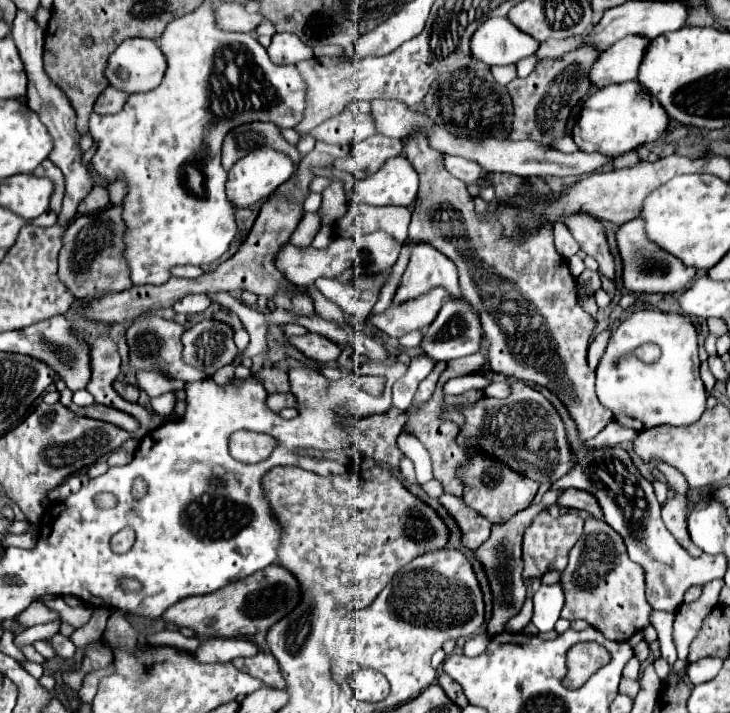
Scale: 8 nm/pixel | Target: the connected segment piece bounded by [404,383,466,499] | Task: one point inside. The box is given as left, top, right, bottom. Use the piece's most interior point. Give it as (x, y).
(438, 435)

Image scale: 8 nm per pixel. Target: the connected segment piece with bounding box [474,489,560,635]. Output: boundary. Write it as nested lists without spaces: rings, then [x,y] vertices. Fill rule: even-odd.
[[[550,489],[542,495],[540,503],[532,503],[528,509],[516,513],[510,521],[506,523],[496,523],[492,533],[490,533],[490,539],[486,543],[482,543],[482,547],[478,547],[478,551],[474,551],[476,559],[482,563],[484,571],[486,571],[486,577],[488,577],[488,583],[490,583],[490,589],[492,589],[492,619],[488,623],[488,633],[490,635],[496,635],[496,633],[502,633],[508,619],[514,617],[524,599],[526,599],[526,589],[524,589],[524,581],[522,581],[522,535],[524,535],[524,529],[534,521],[534,517],[550,507],[552,503],[556,503],[558,499],[558,489]]]

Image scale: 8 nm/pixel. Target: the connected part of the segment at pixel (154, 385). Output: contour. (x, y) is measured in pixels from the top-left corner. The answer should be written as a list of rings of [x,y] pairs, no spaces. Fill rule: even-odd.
[[[142,371],[140,375],[136,373],[136,379],[138,379],[138,385],[140,389],[144,389],[148,393],[148,397],[156,397],[160,393],[166,393],[166,391],[174,391],[174,389],[184,389],[184,383],[182,381],[176,381],[176,379],[166,379],[154,371]]]

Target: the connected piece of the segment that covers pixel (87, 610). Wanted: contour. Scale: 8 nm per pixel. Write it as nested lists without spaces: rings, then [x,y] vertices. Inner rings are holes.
[[[46,595],[46,597],[40,597],[46,605],[52,605],[52,609],[56,609],[60,613],[60,619],[64,623],[70,623],[72,627],[82,627],[82,623],[86,623],[92,615],[92,607],[90,605],[78,605],[78,607],[68,607],[64,603],[62,597],[54,597],[54,595]]]

